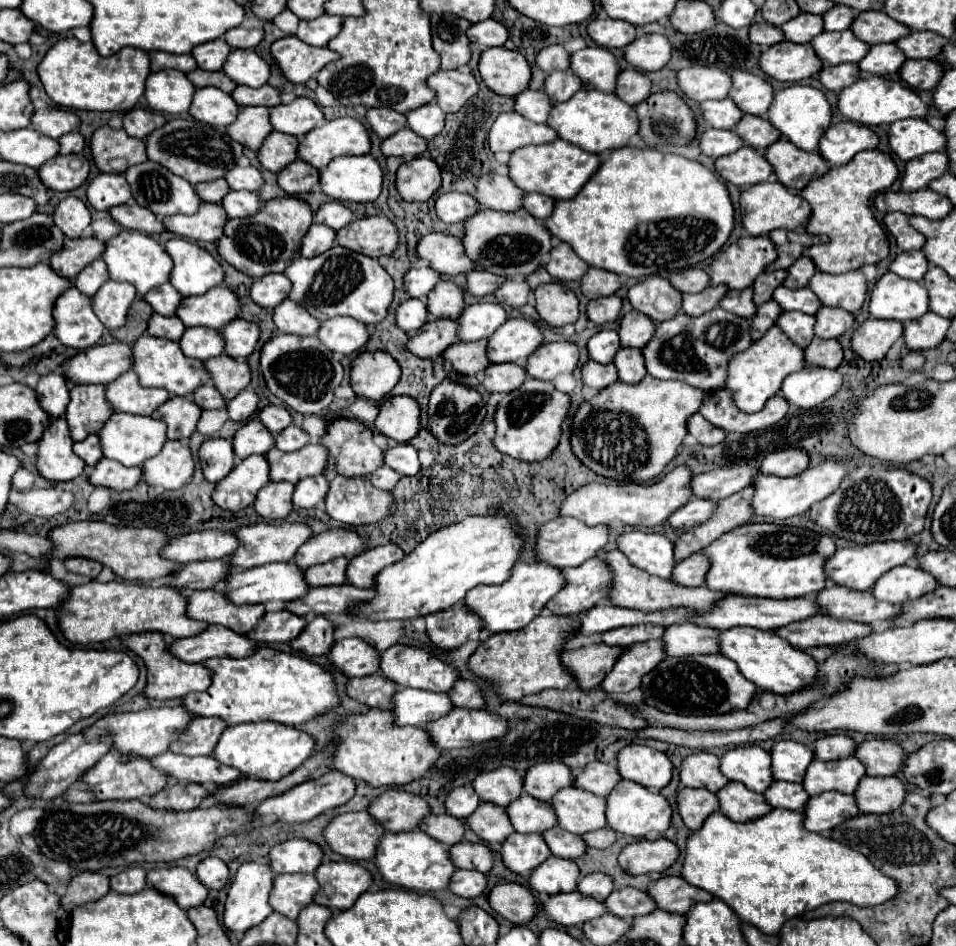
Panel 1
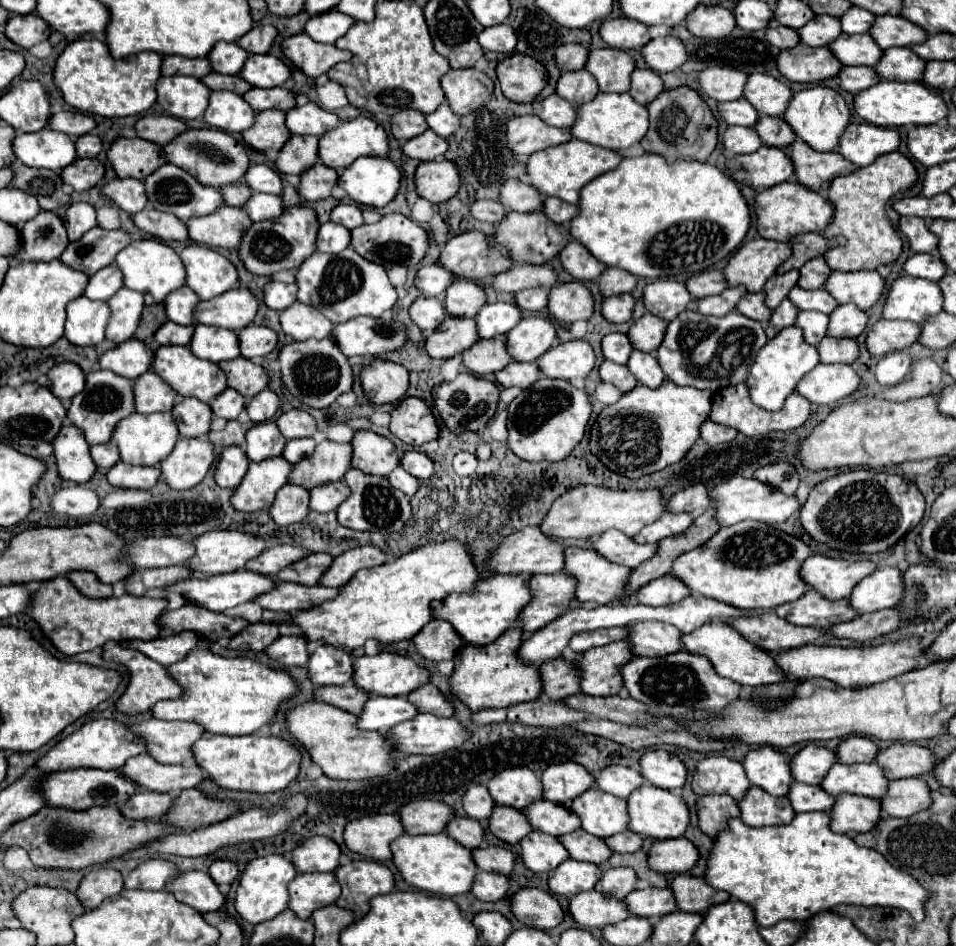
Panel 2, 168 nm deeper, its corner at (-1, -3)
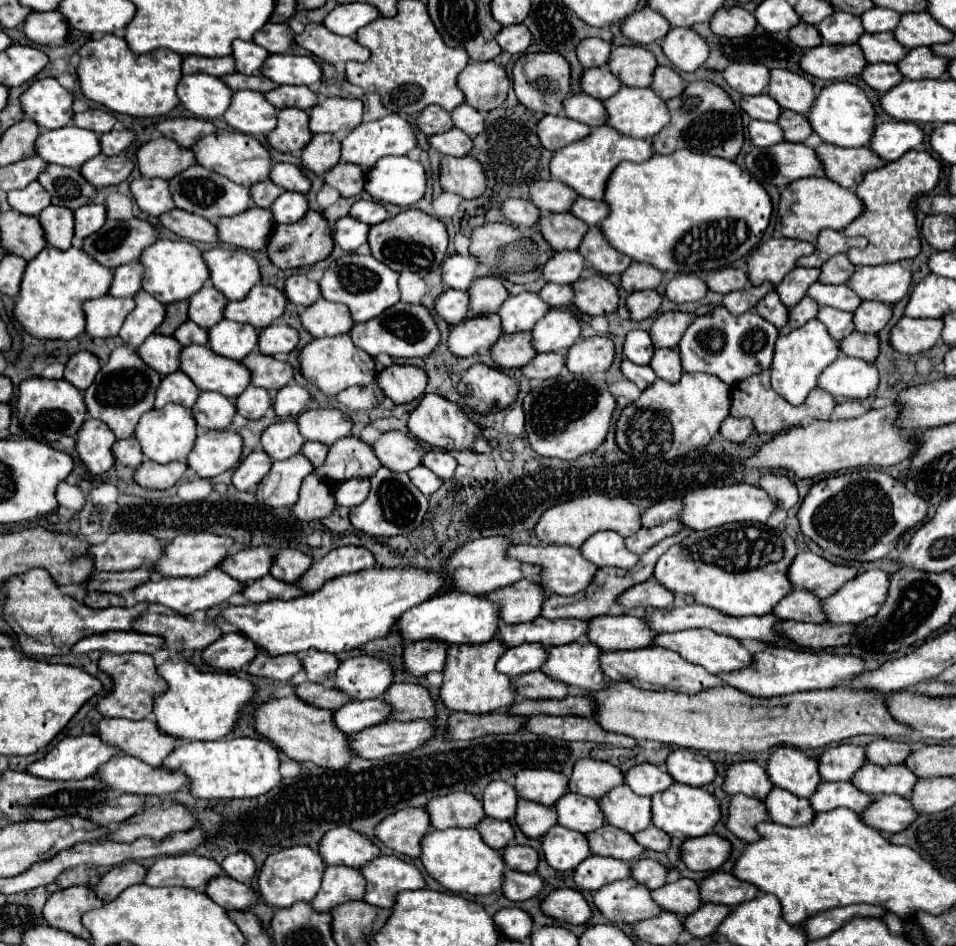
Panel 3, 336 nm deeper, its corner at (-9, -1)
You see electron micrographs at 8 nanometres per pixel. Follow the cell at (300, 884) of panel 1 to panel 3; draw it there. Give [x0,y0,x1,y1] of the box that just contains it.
[311,865,365,911]

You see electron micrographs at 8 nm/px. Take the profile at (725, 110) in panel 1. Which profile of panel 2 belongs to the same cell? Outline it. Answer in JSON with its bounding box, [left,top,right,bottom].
[717,99,759,127]

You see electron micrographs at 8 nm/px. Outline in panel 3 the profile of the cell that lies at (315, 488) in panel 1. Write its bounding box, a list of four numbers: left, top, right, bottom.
[335,479,371,507]

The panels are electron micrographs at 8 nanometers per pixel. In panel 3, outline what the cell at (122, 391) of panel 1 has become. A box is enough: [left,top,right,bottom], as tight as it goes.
[155,371,199,409]

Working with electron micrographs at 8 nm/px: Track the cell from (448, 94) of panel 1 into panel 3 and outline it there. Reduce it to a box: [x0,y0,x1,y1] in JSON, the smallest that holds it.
[457,61,509,113]

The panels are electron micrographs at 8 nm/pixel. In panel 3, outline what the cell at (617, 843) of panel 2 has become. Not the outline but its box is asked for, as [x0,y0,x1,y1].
[635,825,671,851]

